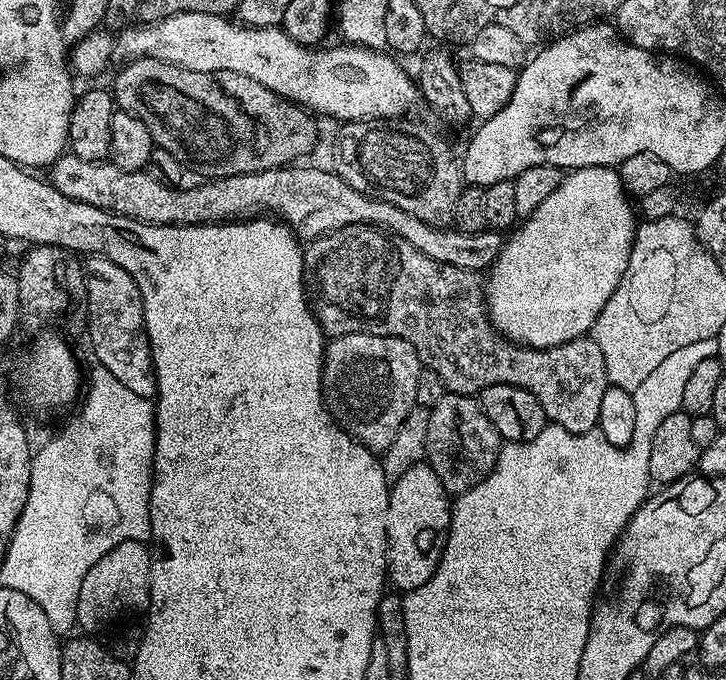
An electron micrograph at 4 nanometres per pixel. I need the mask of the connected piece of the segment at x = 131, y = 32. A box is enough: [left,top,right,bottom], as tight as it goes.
[71,12,422,122]

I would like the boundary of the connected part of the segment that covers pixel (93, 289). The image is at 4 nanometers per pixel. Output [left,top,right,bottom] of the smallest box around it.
[82,255,156,400]

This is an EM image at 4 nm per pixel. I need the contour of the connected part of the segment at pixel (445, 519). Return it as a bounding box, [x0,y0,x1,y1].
[388,462,452,594]

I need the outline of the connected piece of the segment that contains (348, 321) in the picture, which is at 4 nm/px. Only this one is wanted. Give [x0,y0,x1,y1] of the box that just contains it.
[304,224,610,432]

